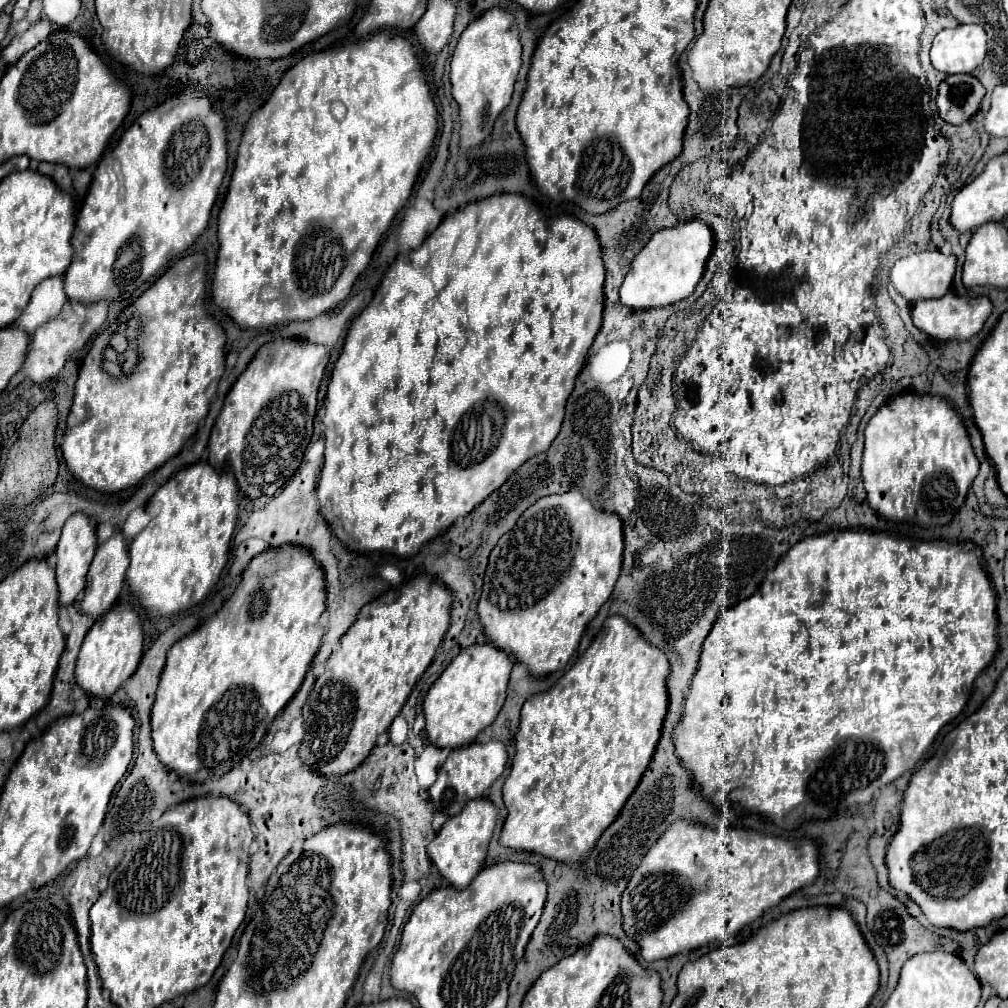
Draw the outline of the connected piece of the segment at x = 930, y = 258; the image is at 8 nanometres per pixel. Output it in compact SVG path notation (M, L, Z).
M925 250L925 252L911 254L907 258L897 260L891 270L891 284L909 302L915 302L921 298L941 298L945 292L949 292L953 274L955 274L955 256L953 254L947 256L947 254L941 254L939 250Z

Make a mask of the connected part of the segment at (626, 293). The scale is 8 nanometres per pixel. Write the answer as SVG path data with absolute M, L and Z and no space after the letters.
M689 220L653 234L653 238L631 262L631 270L619 290L621 304L633 310L647 310L687 298L703 276L705 262L711 254L711 238L711 228L701 220Z

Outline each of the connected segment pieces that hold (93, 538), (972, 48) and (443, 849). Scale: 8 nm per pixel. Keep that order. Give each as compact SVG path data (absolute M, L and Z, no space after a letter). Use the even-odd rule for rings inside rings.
M77 512L73 516L67 518L65 526L63 526L63 534L61 534L61 540L57 544L57 584L59 584L59 604L63 606L69 606L75 602L75 598L83 592L85 588L85 576L87 576L87 570L89 570L89 564L95 556L95 550L97 550L97 534L95 534L95 522Z
M959 24L935 36L931 64L945 74L971 74L987 54L985 28L979 24Z
M475 798L473 802L467 802L467 806L457 816L451 816L437 832L435 840L427 846L427 854L437 866L439 874L449 880L457 890L465 890L483 868L483 860L487 856L487 846L491 842L497 818L499 808L493 802L489 802L487 798Z

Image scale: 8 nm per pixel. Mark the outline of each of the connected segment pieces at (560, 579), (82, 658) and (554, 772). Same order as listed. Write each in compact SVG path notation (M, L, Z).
M577 490L537 500L521 514L517 524L501 536L489 556L483 594L477 606L485 634L497 648L523 662L535 676L563 670L579 646L587 622L611 596L621 570L621 554L623 524L617 514L593 508Z
M121 602L111 610L107 610L101 618L97 618L89 634L85 636L85 642L77 658L77 670L75 670L77 684L91 696L109 698L135 672L141 654L143 654L141 616L131 604Z
M609 616L599 634L595 636L595 640L591 642L591 646L579 656L579 660L571 666L569 672L565 672L557 684L549 690L549 692L541 692L531 696L529 700L525 700L523 708L521 708L521 724L519 730L515 734L515 760L513 760L513 768L503 784L503 802L507 806L507 820L503 824L503 832L499 842L503 846L515 848L515 850L527 850L527 852L535 852L541 856L547 856L551 860L557 862L567 862L567 864L575 864L577 860L583 860L595 846L595 842L599 840L599 836L607 830L607 826L617 818L619 810L623 808L623 804L627 802L627 798L631 796L631 792L637 788L645 768L651 762L651 756L657 748L659 736L661 736L661 726L665 720L665 712L667 712L667 676L669 676L669 662L665 658L665 654L661 650L657 650L655 646L651 646L641 632L629 624L623 616Z

